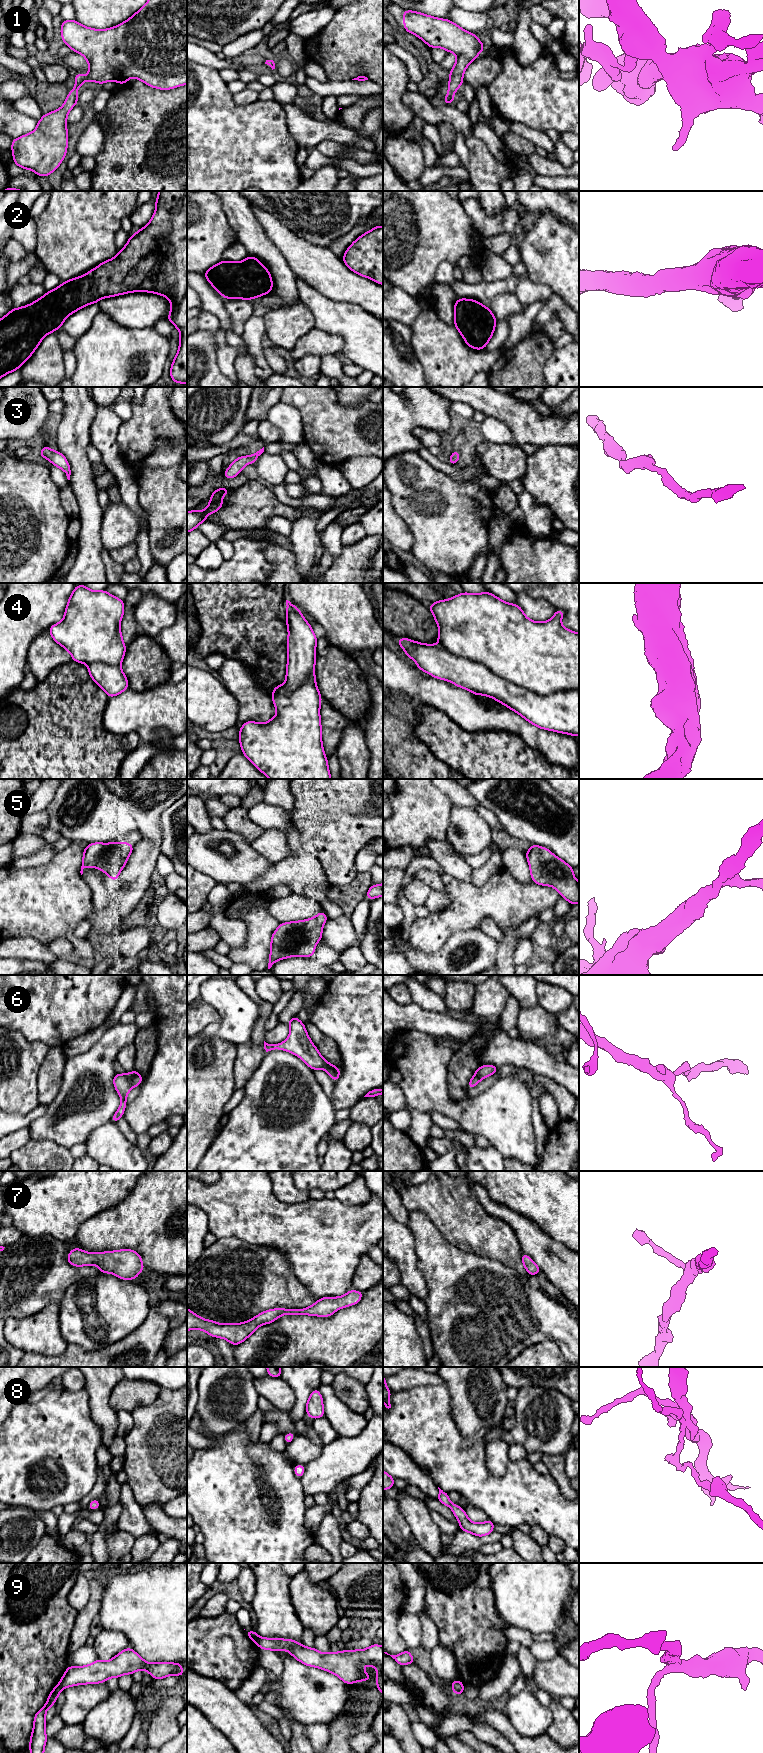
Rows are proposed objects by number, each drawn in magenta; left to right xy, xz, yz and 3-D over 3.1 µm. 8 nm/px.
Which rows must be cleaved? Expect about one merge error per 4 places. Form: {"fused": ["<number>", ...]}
{"fused": ["9"]}

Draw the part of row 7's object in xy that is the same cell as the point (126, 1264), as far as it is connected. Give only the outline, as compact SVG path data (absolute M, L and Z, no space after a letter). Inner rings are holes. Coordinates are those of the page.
M76 1247L69 1252L67 1261L76 1267L97 1265L99 1273L115 1274L123 1280L136 1279L141 1271L146 1270L139 1253L131 1249L90 1253Z

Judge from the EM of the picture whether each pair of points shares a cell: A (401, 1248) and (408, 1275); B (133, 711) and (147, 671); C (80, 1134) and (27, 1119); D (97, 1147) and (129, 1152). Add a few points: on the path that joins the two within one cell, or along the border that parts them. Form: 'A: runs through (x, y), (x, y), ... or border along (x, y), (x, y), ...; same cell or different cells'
A: runs through (404, 1255), (408, 1268); same cell
B: border along (162, 683), (142, 691), (133, 691), (129, 688); different cells
C: border along (47, 1105), (46, 1111), (27, 1127); different cells
D: runs through (105, 1147), (121, 1152); same cell

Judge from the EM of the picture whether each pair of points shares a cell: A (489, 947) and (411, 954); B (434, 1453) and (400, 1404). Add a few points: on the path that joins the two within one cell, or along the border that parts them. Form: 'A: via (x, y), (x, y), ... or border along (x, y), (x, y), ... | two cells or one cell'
A: via (470, 941), (457, 945), (441, 959), (430, 959) | one cell
B: via (433, 1441), (425, 1429), (412, 1416) | one cell

